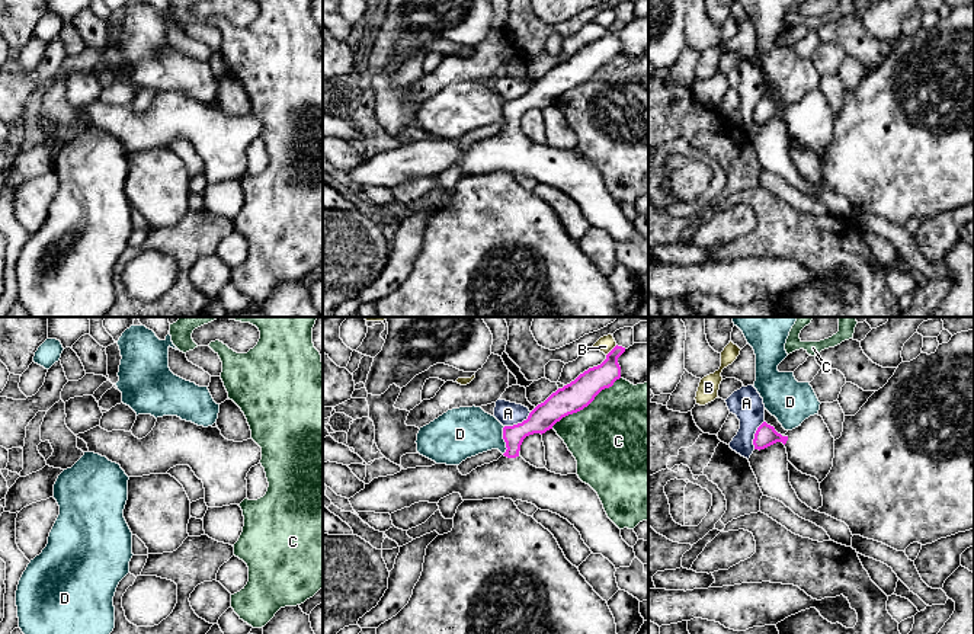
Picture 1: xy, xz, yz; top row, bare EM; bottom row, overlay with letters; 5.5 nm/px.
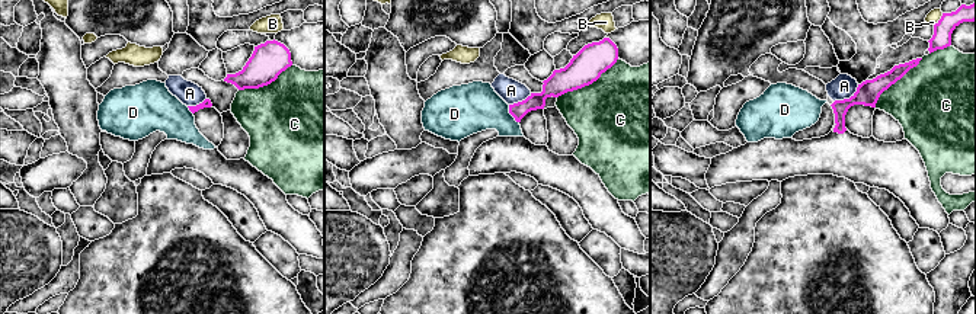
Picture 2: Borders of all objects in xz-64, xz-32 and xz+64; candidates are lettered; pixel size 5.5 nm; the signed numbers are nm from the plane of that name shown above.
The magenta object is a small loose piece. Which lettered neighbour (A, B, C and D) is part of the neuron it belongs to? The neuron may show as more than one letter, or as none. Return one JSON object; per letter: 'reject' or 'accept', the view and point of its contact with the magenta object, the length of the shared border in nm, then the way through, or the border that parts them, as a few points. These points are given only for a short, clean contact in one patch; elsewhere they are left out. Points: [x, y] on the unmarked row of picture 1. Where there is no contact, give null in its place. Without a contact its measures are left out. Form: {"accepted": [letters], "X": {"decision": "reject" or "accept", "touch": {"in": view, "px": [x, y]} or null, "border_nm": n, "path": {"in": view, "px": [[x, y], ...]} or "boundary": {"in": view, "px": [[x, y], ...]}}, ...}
{"accepted": [], "A": {"decision": "reject", "touch": {"in": "xz", "px": [518, 98]}, "border_nm": 170, "boundary": {"in": "xz", "px": [[531, 86], [521, 96], [505, 101]]}}, "B": {"decision": "reject", "touch": {"in": "xz", "px": [611, 25]}, "border_nm": 90}, "C": {"decision": "reject", "touch": {"in": "xz", "px": [585, 80]}, "border_nm": 480}, "D": {"decision": "reject", "touch": {"in": "xz", "px": [505, 115]}, "border_nm": 160, "boundary": {"in": "xz", "px": [[505, 101], [503, 115], [506, 125], [503, 128]]}}}

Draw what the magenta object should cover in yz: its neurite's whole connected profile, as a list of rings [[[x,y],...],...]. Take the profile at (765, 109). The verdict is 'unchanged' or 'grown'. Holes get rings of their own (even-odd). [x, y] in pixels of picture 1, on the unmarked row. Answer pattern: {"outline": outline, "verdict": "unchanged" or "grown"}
{"outline": [[[810,90],[785,109],[763,96],[754,108],[754,124],[760,125],[776,116],[785,119],[788,135],[802,148],[816,151],[821,157],[830,147],[834,132],[834,112],[821,90]]], "verdict": "grown"}

